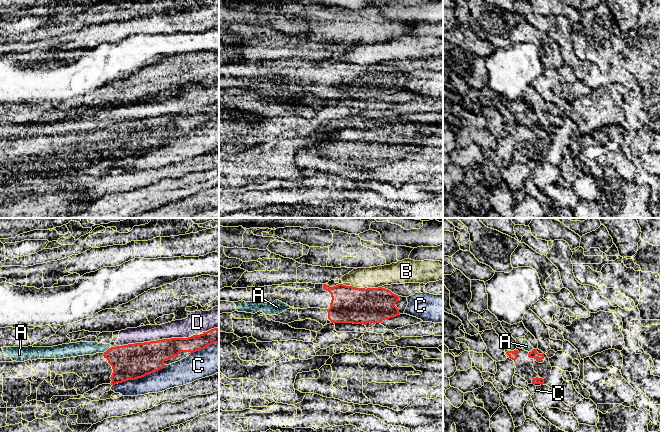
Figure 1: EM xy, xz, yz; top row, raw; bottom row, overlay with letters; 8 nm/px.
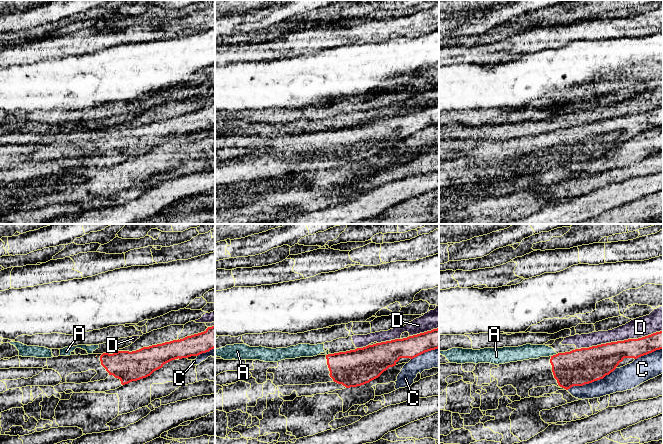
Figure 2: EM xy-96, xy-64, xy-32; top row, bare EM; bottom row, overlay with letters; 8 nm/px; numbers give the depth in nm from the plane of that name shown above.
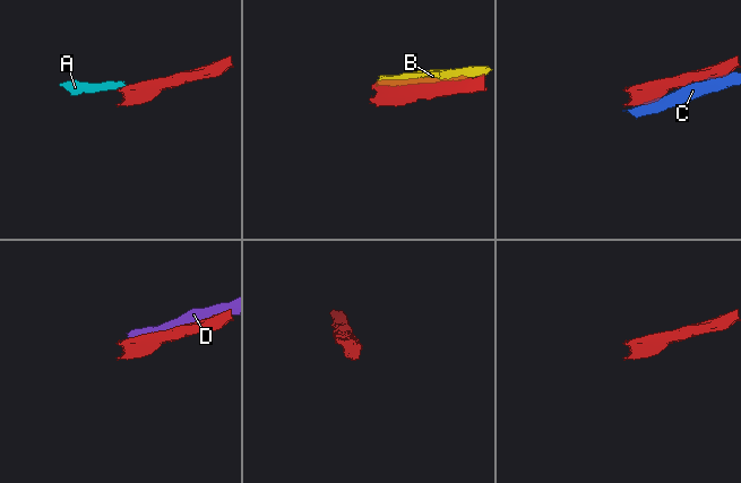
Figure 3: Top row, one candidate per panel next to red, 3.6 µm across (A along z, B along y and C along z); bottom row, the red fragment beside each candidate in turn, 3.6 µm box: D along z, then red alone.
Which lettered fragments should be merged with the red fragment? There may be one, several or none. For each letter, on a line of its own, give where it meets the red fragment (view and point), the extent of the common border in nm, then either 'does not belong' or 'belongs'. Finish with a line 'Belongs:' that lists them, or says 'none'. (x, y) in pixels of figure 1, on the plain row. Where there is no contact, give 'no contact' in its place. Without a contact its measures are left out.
A: xy (108, 125) | 80 nm | does not belong
B: xz (358, 64) | 110 nm | does not belong
C: xy (142, 152) | 420 nm | does not belong
D: xy (157, 116) | 650 nm | does not belong
Belongs: none

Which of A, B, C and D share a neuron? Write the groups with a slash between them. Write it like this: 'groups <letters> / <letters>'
groups A D / B / C

